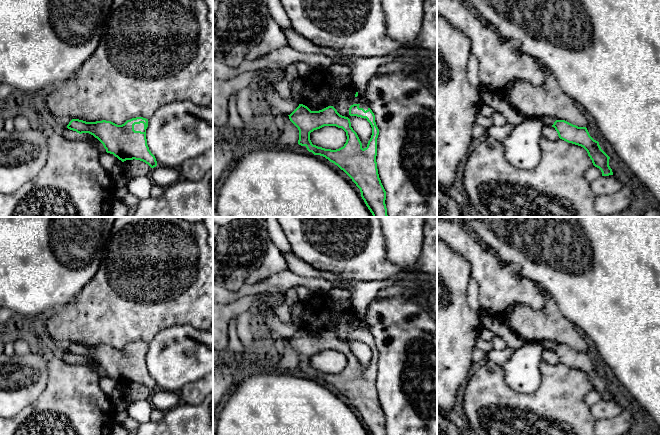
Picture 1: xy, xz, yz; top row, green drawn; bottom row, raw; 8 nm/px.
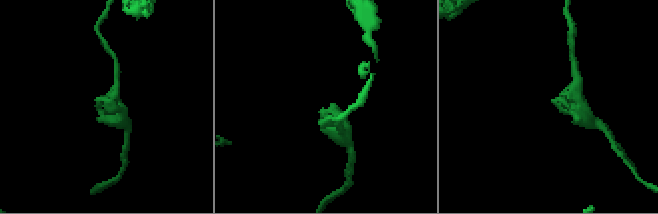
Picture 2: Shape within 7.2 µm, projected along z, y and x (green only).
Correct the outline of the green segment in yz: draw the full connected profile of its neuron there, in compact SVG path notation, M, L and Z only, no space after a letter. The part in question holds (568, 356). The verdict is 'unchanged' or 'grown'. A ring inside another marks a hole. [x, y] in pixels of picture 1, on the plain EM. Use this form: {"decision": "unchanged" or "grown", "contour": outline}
{"decision": "unchanged", "contour": "M556 344L552 351L555 352L560 363L583 371L593 389L601 394L602 400L613 399L609 390L610 381L601 373L599 366L590 360L586 351L578 351L565 344Z"}

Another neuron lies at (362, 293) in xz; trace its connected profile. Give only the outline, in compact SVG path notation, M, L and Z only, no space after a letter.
M399 276L386 280L349 281L351 287L347 290L351 294L351 305L358 315L365 313L369 304L376 297L379 290L389 286L401 285L401 278Z

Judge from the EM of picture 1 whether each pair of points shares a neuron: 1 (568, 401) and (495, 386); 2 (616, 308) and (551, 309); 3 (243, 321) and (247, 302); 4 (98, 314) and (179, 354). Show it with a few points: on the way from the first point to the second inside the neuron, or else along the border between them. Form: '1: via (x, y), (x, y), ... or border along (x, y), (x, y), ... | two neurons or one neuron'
1: via (550, 401), (513, 401) | one neuron
2: border along (543, 291), (554, 300), (560, 312), (574, 326) | two neurons
3: border along (250, 308), (238, 316) | two neurons
4: border along (170, 326), (162, 329), (148, 343) | two neurons

